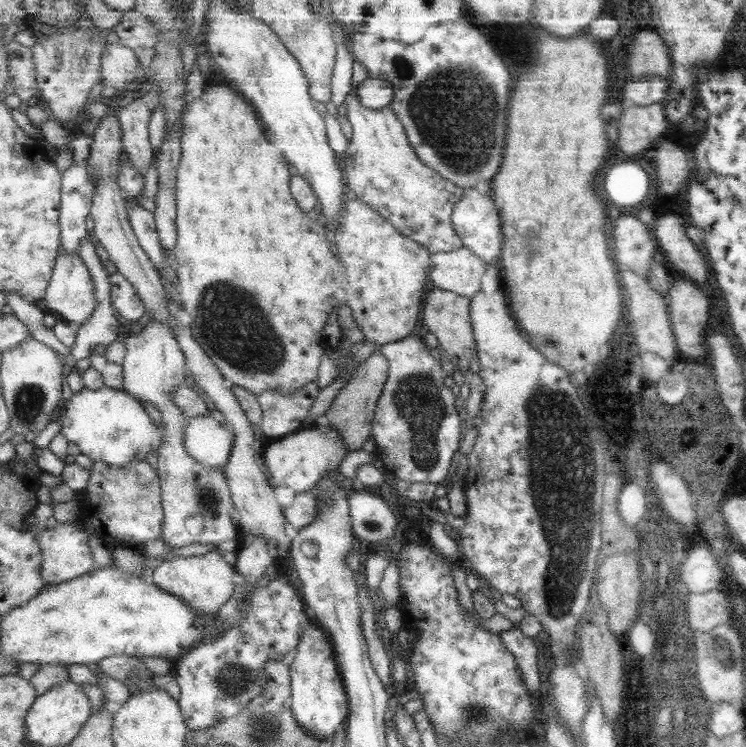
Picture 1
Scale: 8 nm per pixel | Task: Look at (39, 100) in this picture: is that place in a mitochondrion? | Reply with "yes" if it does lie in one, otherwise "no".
no

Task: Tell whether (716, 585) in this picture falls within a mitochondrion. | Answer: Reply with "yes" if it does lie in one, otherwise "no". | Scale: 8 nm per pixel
no

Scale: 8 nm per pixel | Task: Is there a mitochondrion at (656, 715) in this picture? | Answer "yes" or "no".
no

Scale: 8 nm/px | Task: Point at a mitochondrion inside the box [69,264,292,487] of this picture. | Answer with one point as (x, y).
(230, 322)

